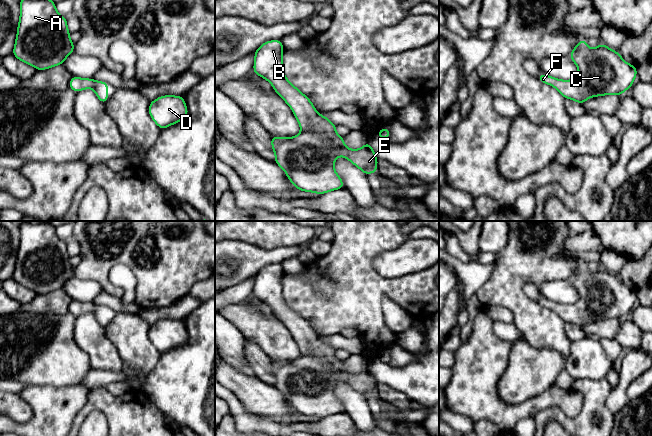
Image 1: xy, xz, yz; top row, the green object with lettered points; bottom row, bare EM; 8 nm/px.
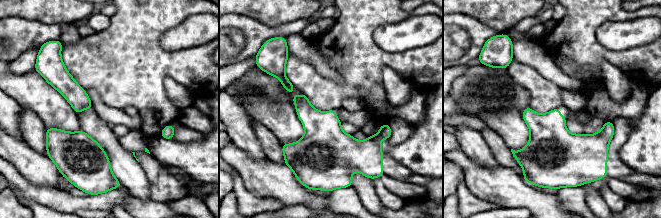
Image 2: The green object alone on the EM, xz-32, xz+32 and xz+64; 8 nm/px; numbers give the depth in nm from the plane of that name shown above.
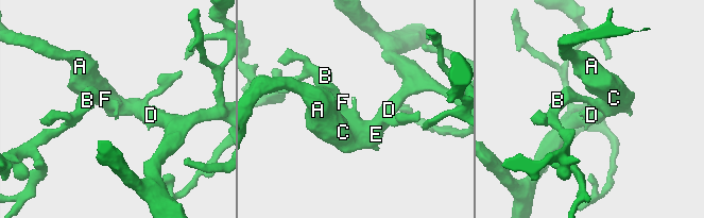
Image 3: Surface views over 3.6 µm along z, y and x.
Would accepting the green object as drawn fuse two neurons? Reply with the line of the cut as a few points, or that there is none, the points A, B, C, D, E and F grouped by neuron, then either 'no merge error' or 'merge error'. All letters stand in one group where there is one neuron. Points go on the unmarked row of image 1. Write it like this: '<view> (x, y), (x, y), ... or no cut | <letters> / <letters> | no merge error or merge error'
no cut | A B C D E F | no merge error

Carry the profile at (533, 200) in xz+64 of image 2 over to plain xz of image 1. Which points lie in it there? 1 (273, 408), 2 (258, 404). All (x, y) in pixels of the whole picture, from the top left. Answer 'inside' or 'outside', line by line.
1: inside
2: inside

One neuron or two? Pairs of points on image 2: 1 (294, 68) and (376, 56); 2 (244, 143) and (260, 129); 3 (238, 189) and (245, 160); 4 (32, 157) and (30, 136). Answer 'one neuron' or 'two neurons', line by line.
1: one neuron
2: two neurons
3: two neurons
4: two neurons

